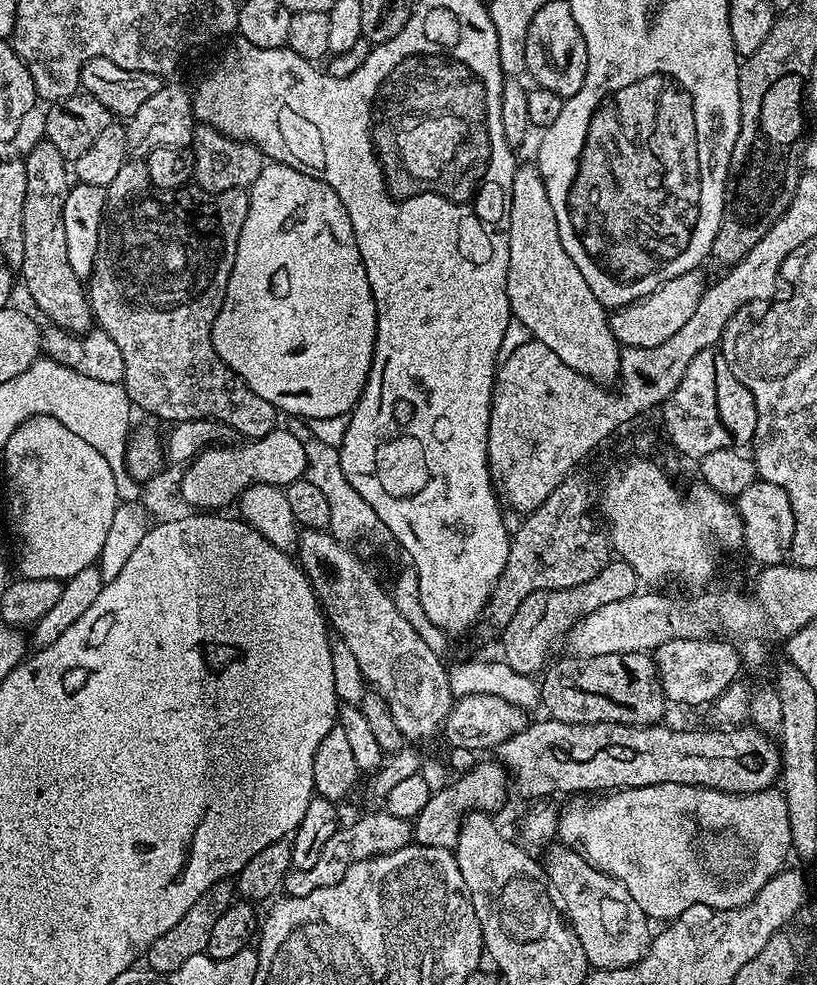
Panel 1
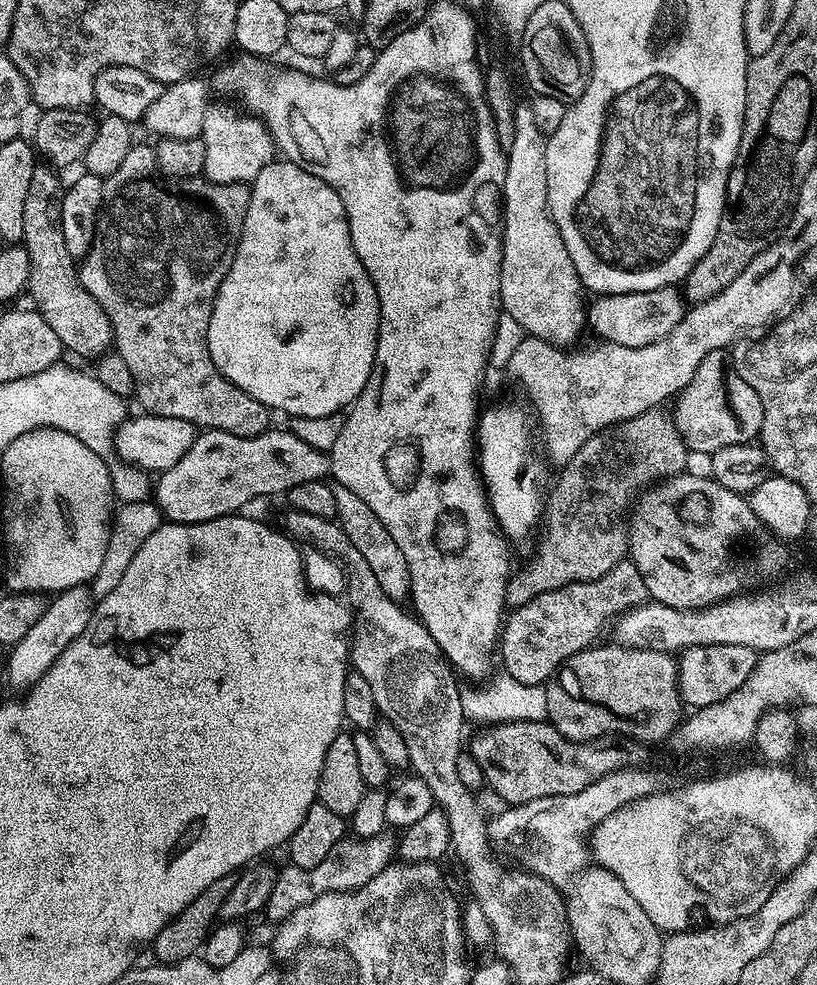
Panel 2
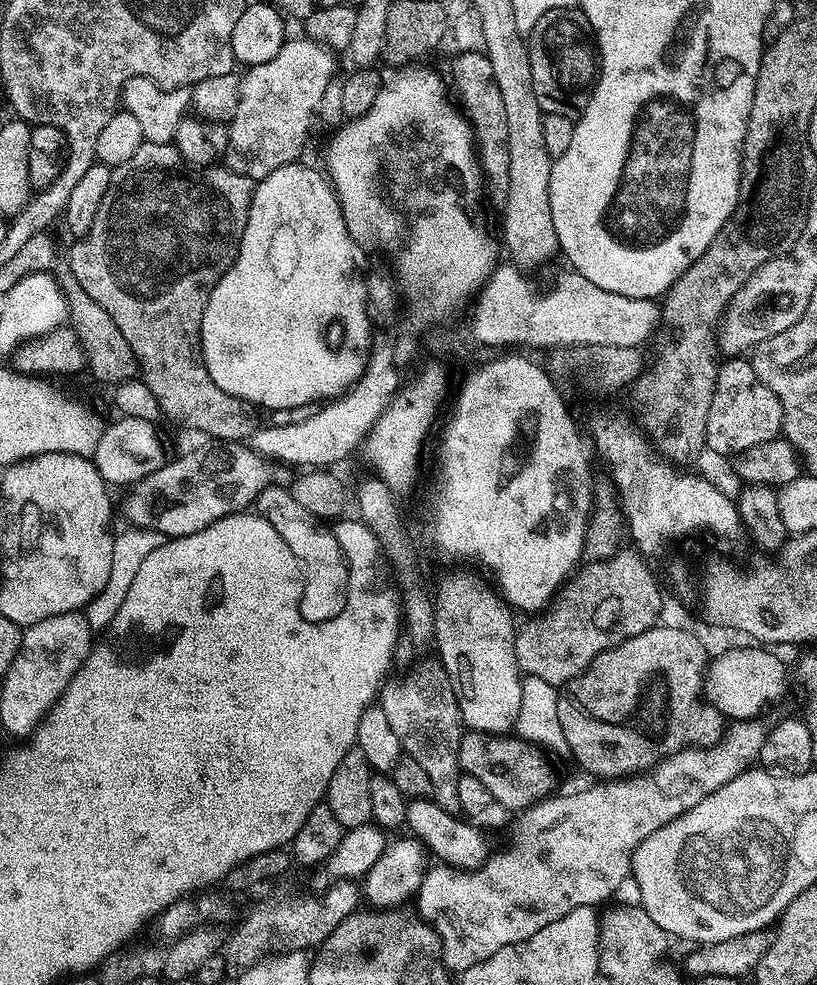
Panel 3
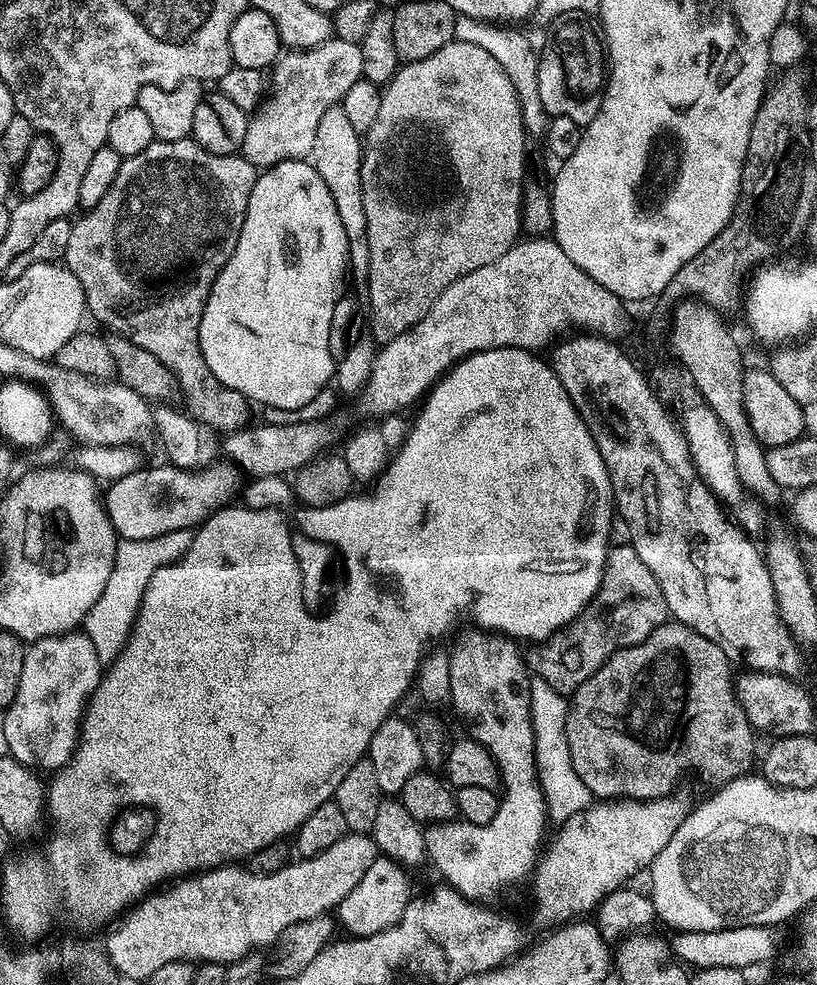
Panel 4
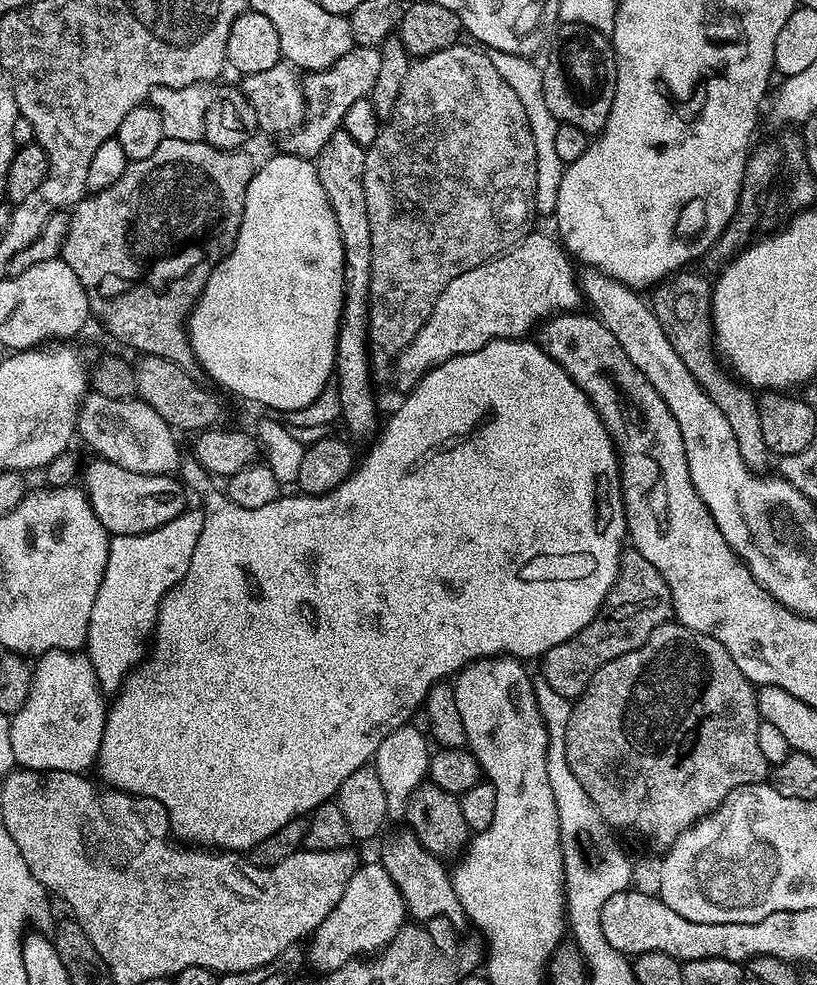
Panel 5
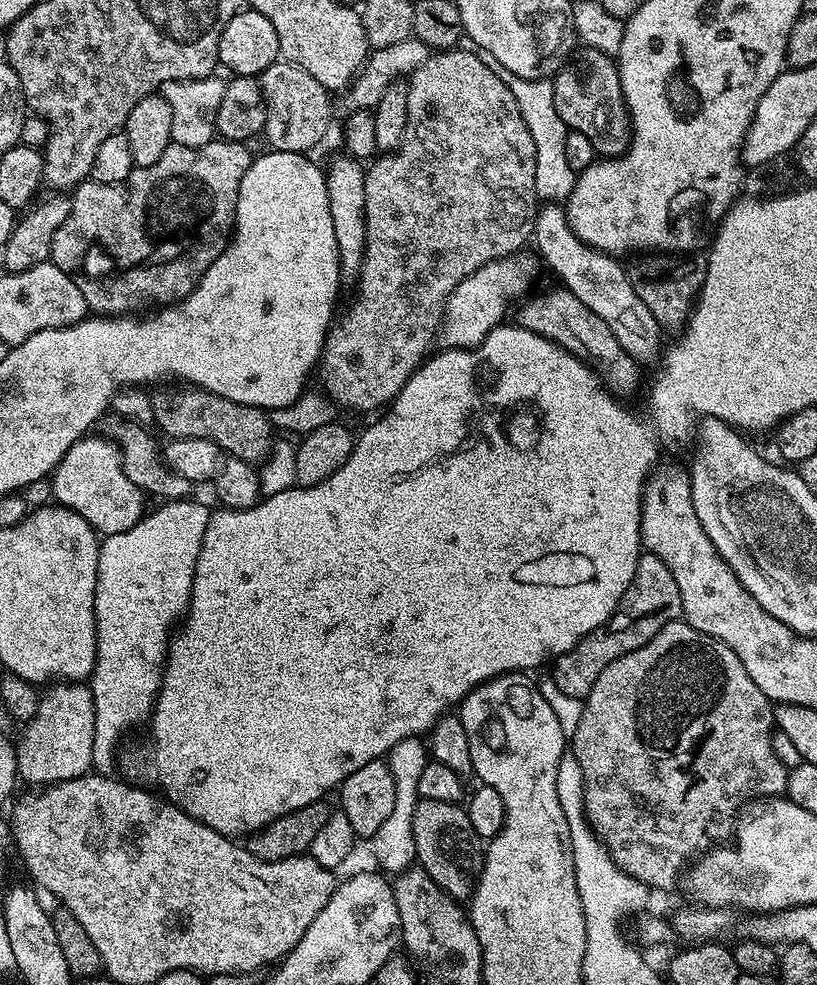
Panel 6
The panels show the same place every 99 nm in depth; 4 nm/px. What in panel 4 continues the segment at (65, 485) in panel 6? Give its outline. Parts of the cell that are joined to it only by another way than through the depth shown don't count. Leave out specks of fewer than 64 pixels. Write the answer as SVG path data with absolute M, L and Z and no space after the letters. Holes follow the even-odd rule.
M231 462L223 463L205 463L193 469L143 466L134 473L113 480L107 485L102 499L117 537L120 540L145 540L183 528L195 529L211 521L220 509L235 501L232 500L235 496L237 499L242 488L240 469Z

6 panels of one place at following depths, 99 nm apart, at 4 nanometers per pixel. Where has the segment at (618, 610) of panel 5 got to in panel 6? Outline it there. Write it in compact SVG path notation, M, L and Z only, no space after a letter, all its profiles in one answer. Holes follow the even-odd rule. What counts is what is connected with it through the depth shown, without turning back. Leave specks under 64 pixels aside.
M647 550L641 551L634 578L620 599L620 608L632 616L626 617L617 628L605 626L596 629L586 638L579 640L569 652L556 657L551 665L553 668L550 679L556 683L558 690L562 690L562 694L570 694L570 698L578 698L583 702L590 694L590 686L598 682L598 674L602 674L602 670L606 670L610 662L650 642L650 638L658 634L662 626L672 620L681 619L684 610L682 594L678 590L678 582L674 582L674 574L670 574L662 558Z

